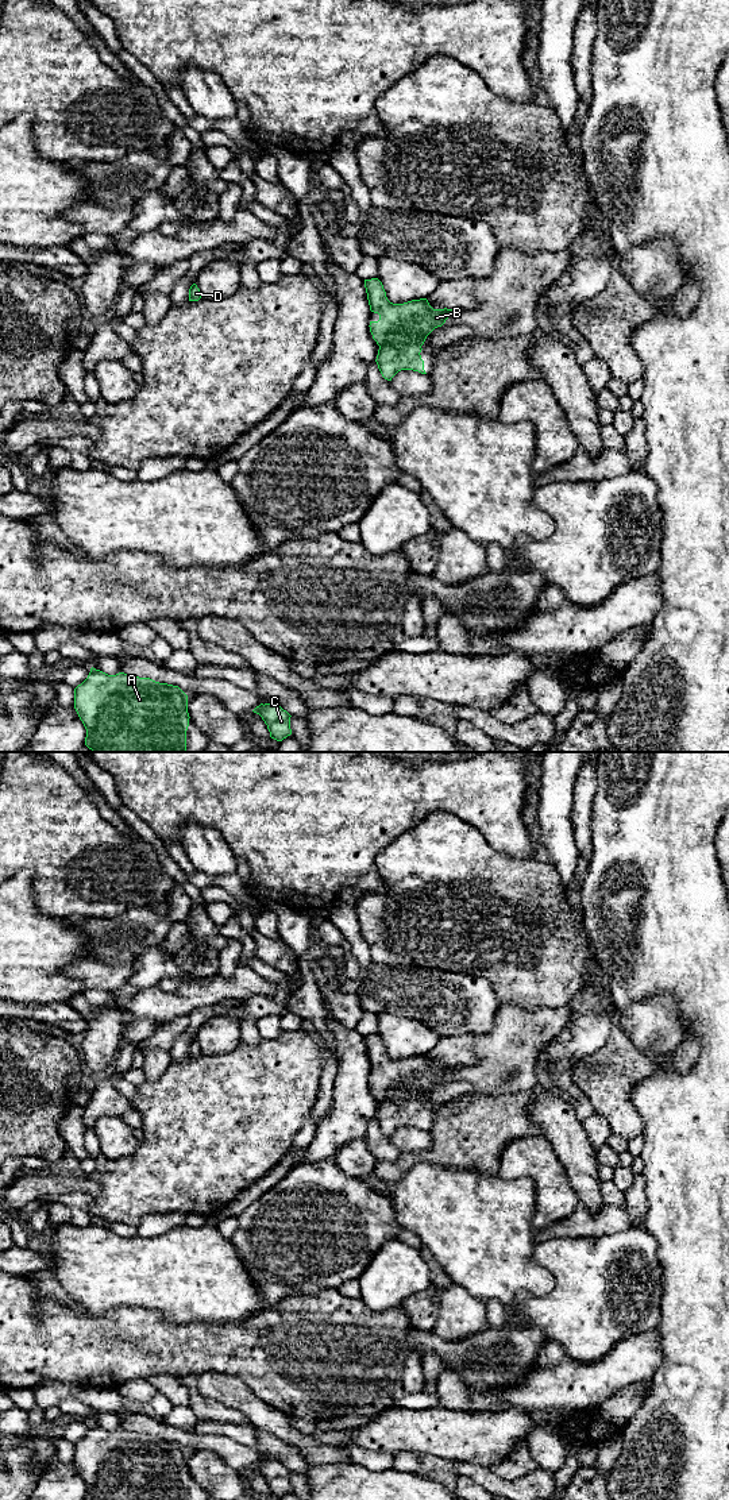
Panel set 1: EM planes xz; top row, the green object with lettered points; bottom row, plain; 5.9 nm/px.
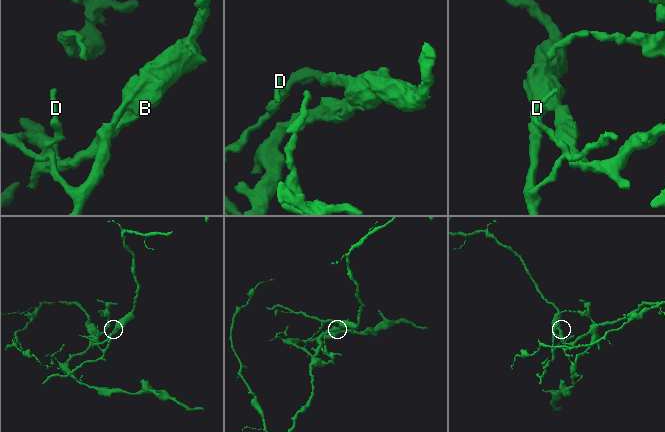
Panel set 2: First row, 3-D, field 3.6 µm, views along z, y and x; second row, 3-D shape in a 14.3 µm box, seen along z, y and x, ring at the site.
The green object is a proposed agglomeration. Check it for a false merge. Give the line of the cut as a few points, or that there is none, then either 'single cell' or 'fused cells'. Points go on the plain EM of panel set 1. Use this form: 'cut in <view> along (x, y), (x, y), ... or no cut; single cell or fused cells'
cut in xz along (380, 1101), (390, 1101), (396, 1105), (420, 1103); fused cells

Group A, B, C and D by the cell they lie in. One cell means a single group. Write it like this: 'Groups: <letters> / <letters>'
Groups: A C / B D

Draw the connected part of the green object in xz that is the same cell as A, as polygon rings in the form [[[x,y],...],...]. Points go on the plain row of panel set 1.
[[[92,1423],[88,1434],[74,1445],[74,1465],[86,1485],[85,1500],[186,1500],[188,1451],[178,1442],[124,1428],[108,1431]]]

